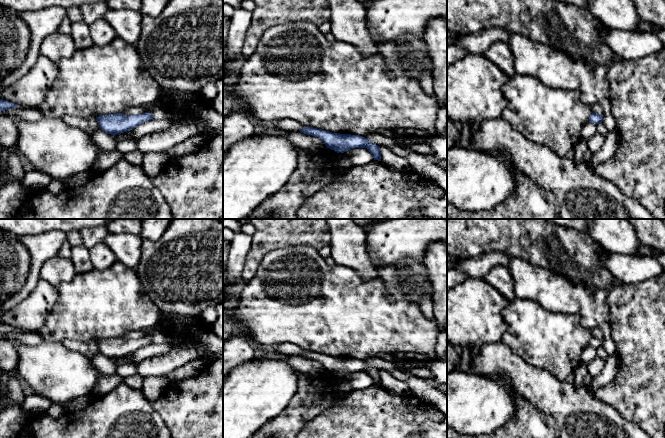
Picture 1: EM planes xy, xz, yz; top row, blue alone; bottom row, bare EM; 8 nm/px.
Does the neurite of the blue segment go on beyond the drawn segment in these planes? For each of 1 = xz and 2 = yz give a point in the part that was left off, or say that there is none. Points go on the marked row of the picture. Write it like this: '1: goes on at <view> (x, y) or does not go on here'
1: does not go on here
2: does not go on here

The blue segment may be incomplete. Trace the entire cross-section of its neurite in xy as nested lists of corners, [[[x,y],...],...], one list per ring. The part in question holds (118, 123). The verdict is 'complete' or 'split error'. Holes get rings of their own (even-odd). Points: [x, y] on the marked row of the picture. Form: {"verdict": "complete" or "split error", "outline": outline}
{"verdict": "complete", "outline": [[[122,113],[107,114],[97,117],[101,130],[111,135],[117,135],[134,129],[138,125],[154,118],[150,113],[126,116]]]}

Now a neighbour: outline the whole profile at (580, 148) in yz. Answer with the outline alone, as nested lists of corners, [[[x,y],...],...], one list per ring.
[[[581,139],[574,146],[575,157],[574,157],[573,160],[577,164],[580,164],[580,163],[584,162],[583,155],[585,154],[586,151],[588,151],[587,142],[586,142],[586,140]]]

